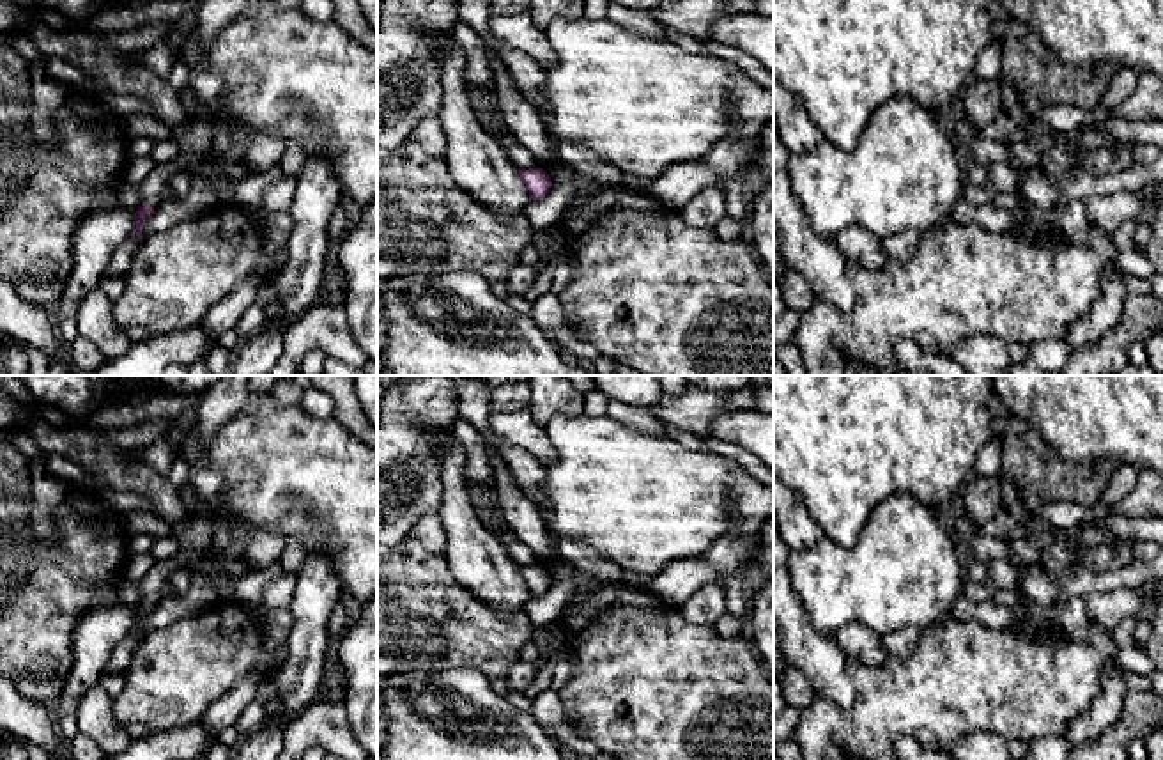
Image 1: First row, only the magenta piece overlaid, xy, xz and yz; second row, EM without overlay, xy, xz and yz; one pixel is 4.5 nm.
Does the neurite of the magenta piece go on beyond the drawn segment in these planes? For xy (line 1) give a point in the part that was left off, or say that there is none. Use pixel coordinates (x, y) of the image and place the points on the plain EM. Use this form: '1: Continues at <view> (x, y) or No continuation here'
1: No continuation here

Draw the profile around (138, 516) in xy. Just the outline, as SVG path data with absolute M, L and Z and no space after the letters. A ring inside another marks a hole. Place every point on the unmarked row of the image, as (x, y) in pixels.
M99 489L99 492L122 516L124 530L129 537L138 533L149 533L154 539L173 535L173 524L156 512L149 498L115 489Z

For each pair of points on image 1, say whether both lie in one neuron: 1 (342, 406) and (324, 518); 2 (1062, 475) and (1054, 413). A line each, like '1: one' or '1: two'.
1: two
2: two

